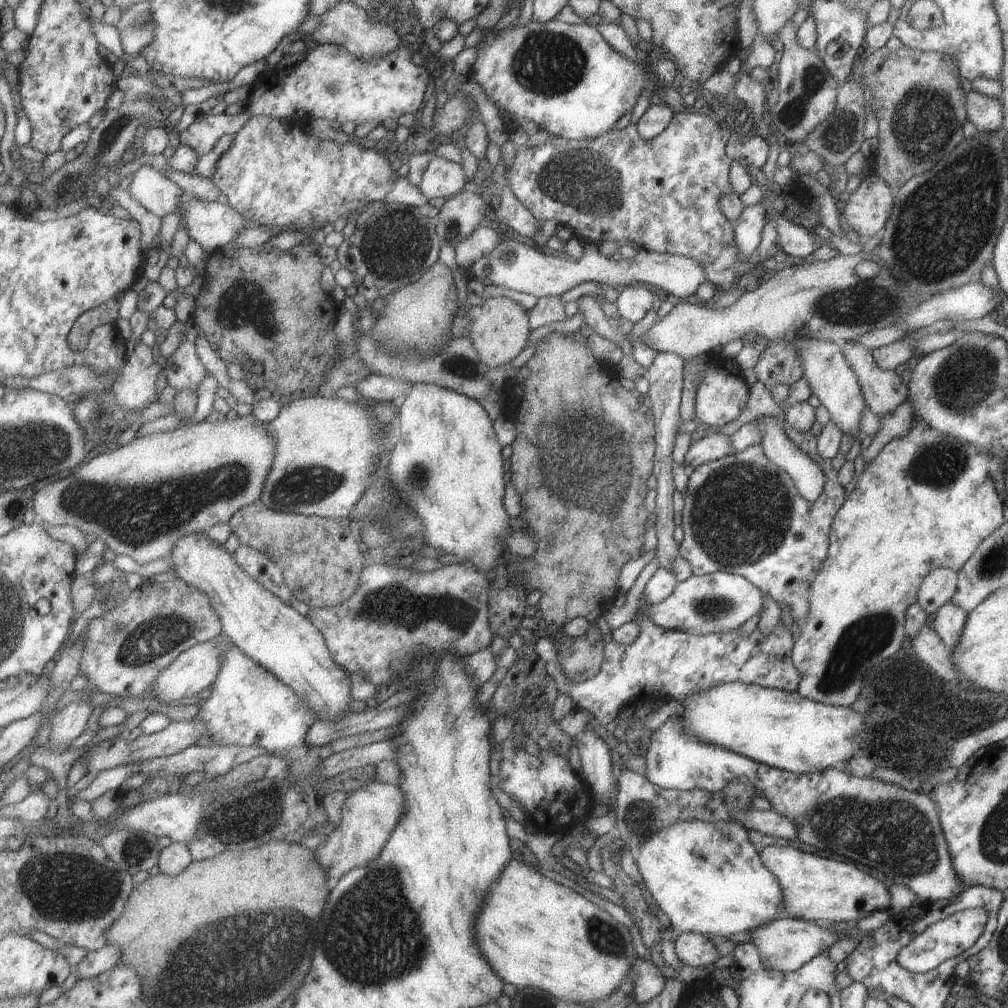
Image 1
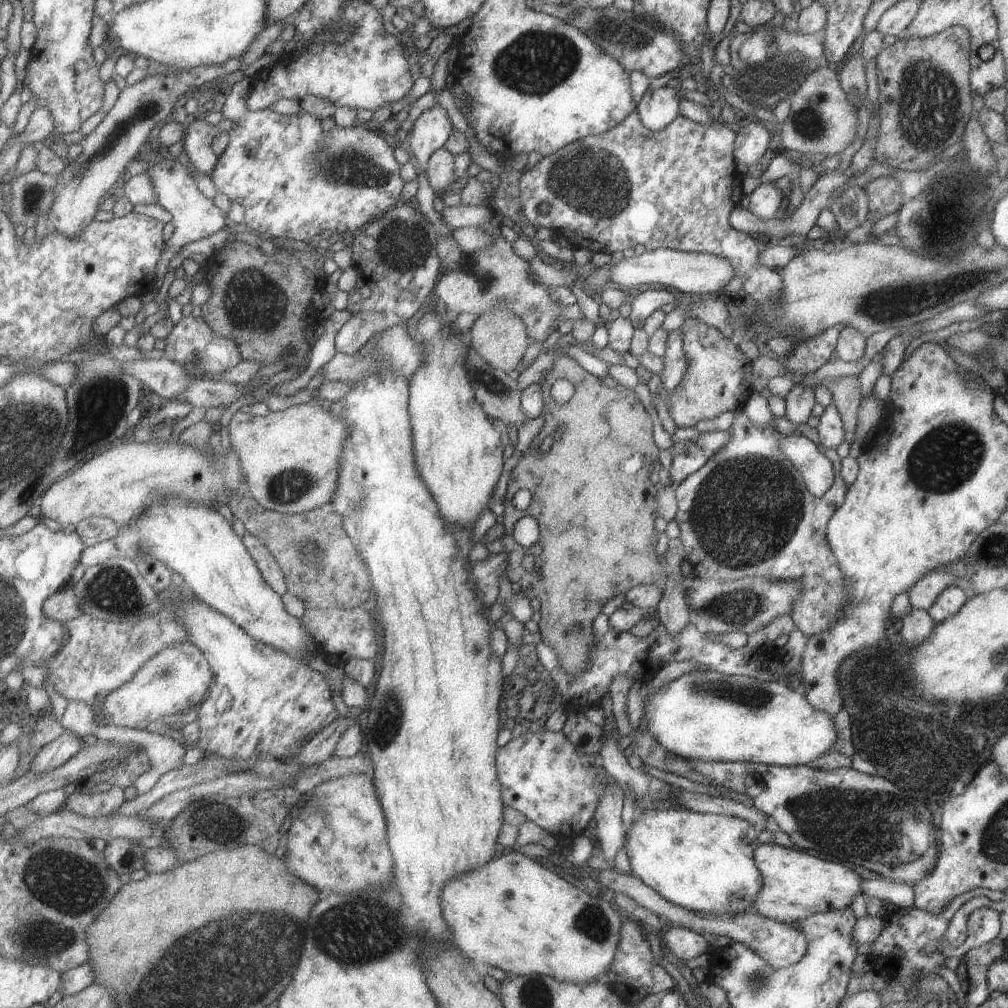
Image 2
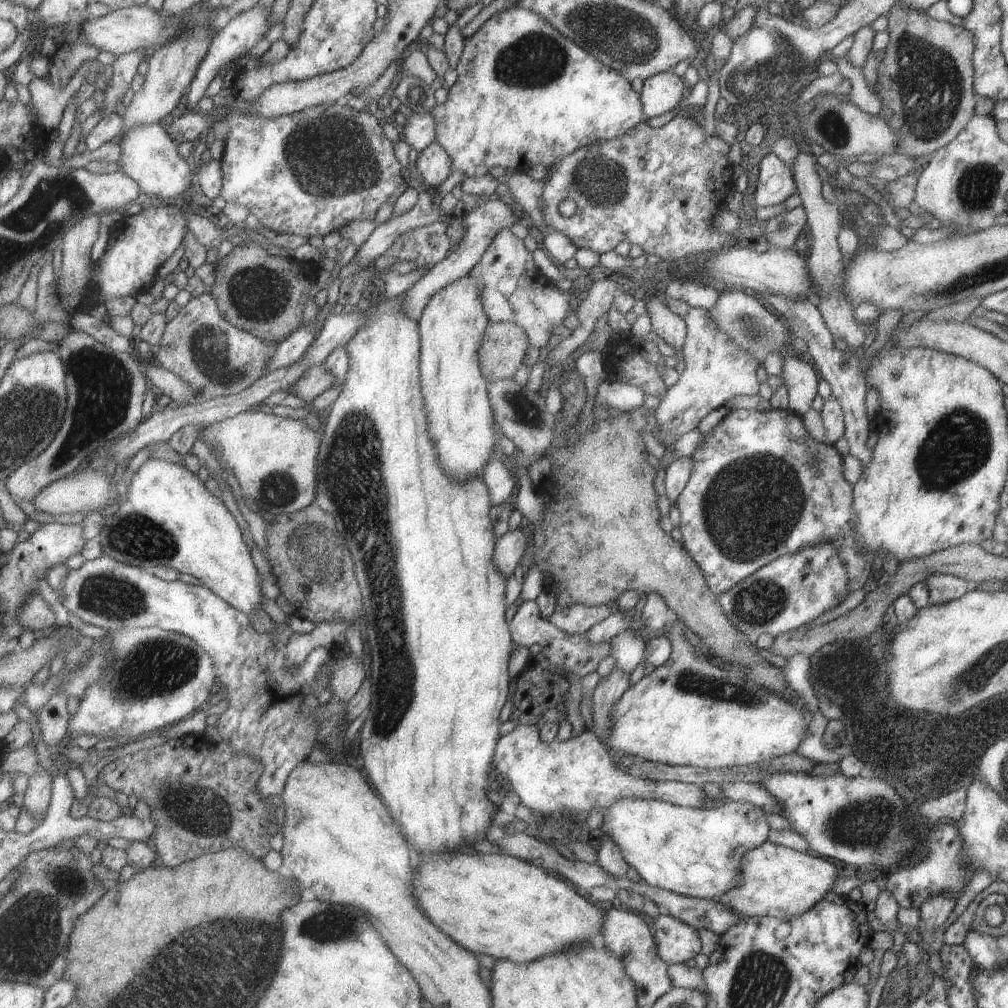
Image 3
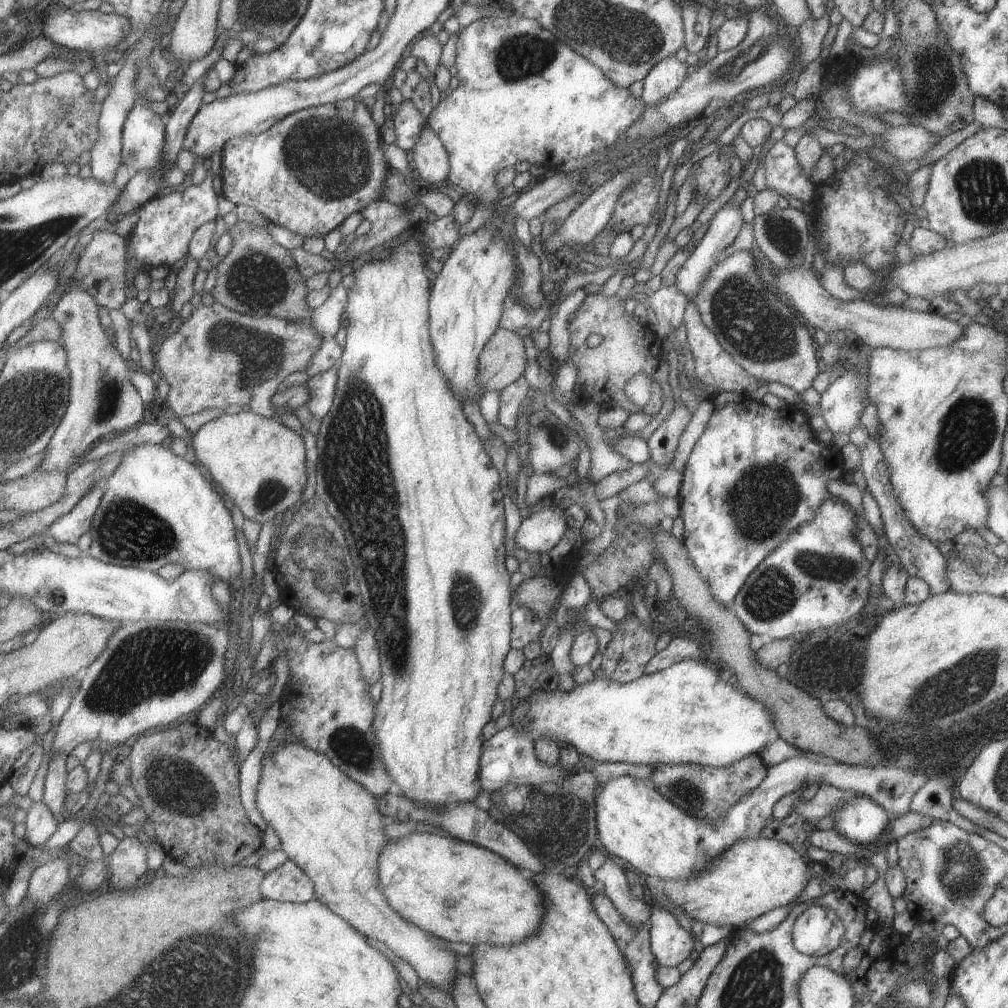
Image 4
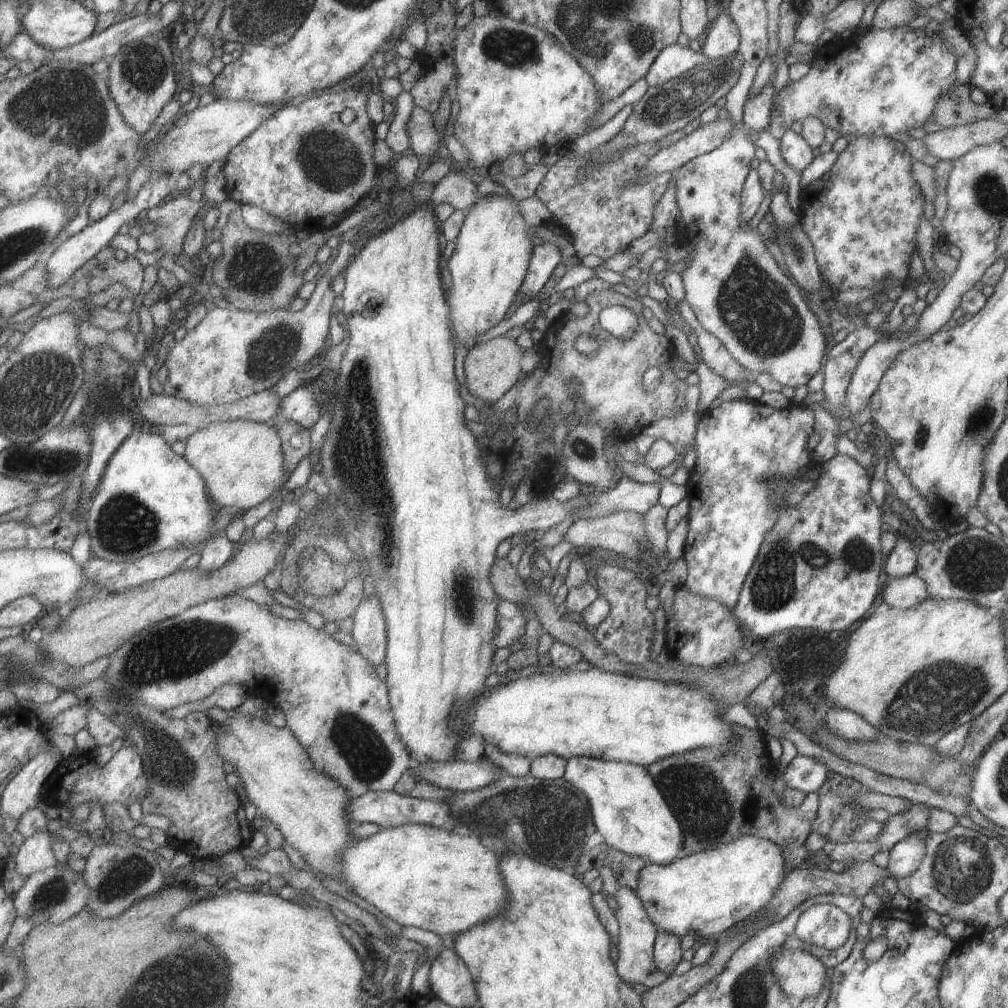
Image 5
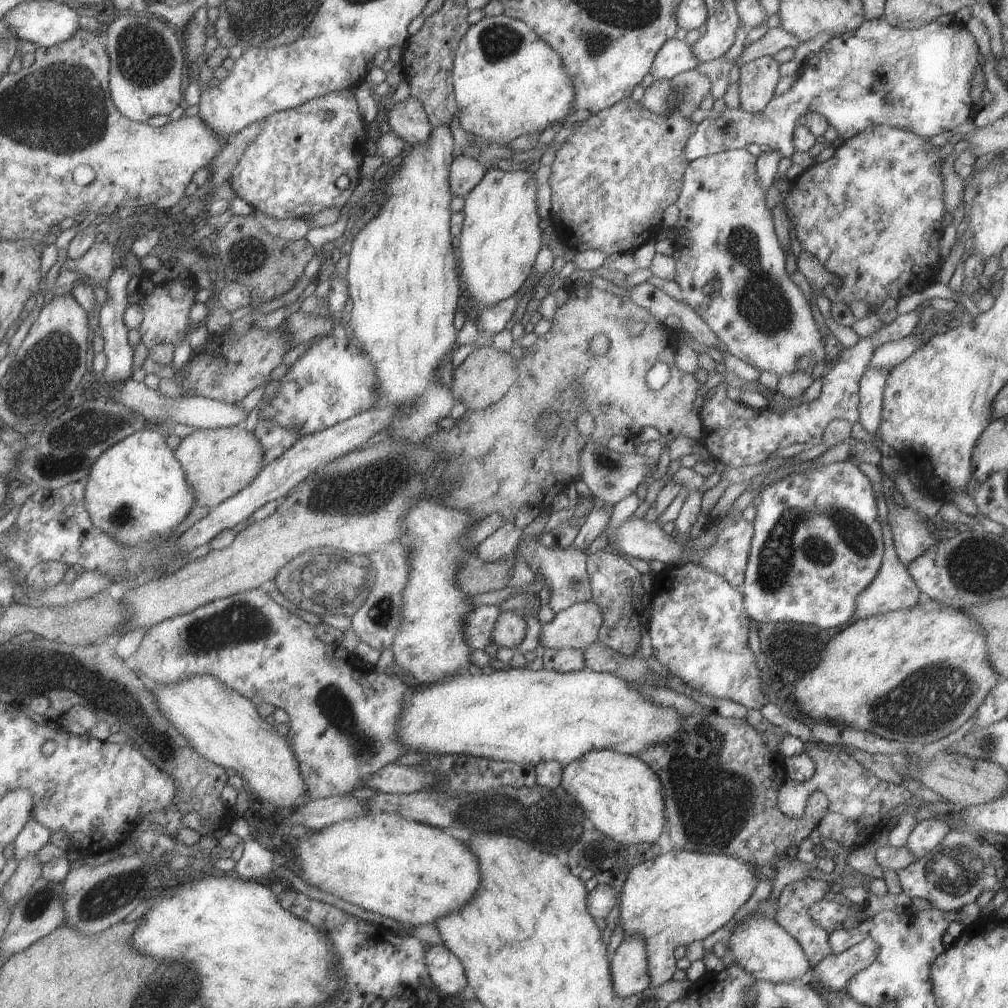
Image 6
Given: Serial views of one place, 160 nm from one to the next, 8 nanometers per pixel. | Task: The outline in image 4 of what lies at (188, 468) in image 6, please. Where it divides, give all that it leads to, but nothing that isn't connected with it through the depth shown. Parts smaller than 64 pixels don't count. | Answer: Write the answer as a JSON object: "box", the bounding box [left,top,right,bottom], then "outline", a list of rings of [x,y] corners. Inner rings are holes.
{"box":[190,408,307,525],"outline":[[[240,408],[235,414],[224,413],[205,422],[190,439],[195,460],[207,469],[219,490],[239,509],[245,519],[263,525],[300,500],[307,480],[302,434],[286,428],[277,417],[264,418],[250,412],[248,408]]]}

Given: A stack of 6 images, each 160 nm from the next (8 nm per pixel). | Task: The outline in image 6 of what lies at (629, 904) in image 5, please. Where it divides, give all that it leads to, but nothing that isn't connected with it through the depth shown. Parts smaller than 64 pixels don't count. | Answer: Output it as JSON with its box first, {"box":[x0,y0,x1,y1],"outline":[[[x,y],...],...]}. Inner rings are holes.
{"box":[608,935,650,997],"outline":[[[637,935],[623,937],[608,961],[613,992],[618,997],[630,997],[650,987],[646,950]]]}

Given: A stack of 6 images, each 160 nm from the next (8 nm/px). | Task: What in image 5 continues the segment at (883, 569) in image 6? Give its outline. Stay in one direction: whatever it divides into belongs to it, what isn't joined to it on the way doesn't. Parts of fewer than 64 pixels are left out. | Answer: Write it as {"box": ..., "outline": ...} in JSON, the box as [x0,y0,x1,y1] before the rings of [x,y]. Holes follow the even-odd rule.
{"box":[880,573,927,610],"outline":[[[913,573],[887,576],[881,583],[880,597],[887,606],[905,610],[927,598],[926,584]]]}

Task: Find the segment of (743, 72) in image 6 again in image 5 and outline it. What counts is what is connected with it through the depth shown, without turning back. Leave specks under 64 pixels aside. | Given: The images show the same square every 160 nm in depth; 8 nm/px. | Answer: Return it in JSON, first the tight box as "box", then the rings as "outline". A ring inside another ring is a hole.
{"box":[742,84,773,131],"outline":[[[773,84],[764,85],[758,94],[746,99],[742,108],[742,123],[750,131],[760,131],[766,128],[770,119],[773,102]]]}

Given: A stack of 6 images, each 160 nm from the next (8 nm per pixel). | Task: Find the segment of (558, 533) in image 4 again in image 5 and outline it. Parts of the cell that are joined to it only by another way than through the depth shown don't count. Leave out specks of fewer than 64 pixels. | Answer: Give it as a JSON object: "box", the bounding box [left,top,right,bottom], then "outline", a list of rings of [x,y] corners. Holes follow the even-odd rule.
{"box":[562,511,648,560],"outline":[[[617,511],[606,517],[577,519],[566,530],[562,540],[568,540],[574,549],[586,551],[593,548],[603,548],[617,557],[632,560],[639,558],[639,548],[647,549],[648,540],[644,531],[644,520],[642,514],[635,511]]]}

